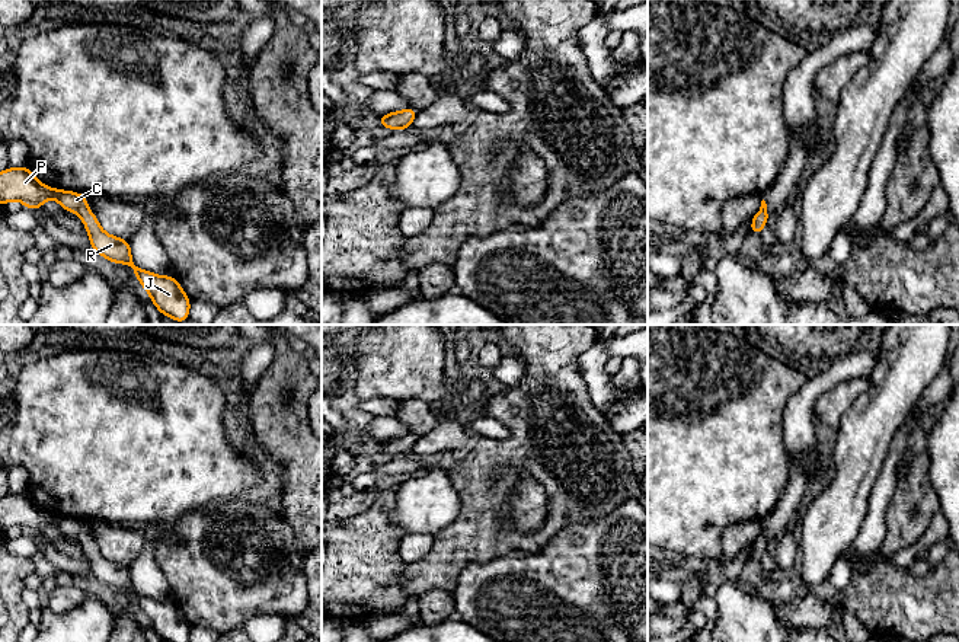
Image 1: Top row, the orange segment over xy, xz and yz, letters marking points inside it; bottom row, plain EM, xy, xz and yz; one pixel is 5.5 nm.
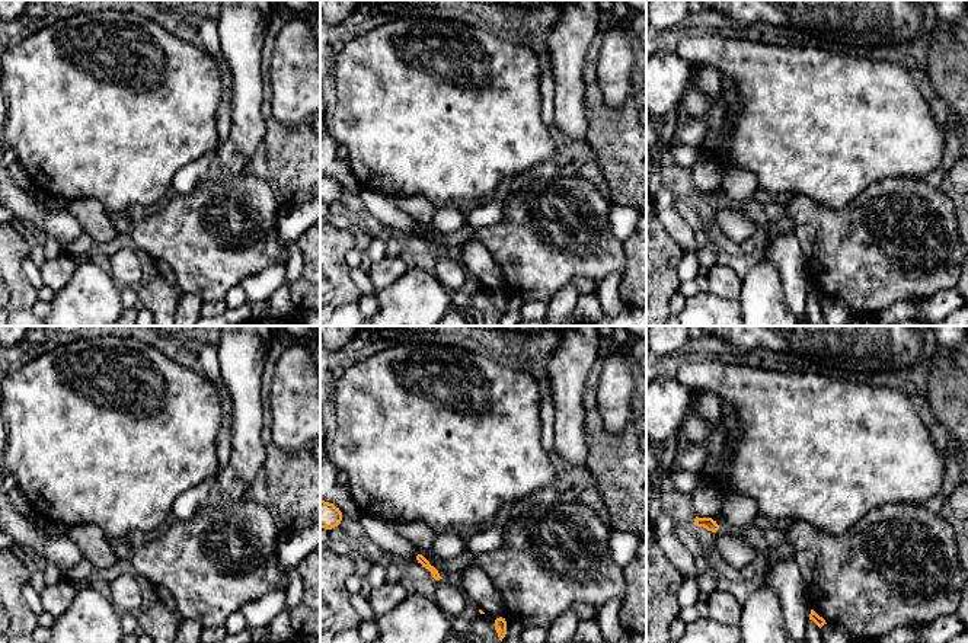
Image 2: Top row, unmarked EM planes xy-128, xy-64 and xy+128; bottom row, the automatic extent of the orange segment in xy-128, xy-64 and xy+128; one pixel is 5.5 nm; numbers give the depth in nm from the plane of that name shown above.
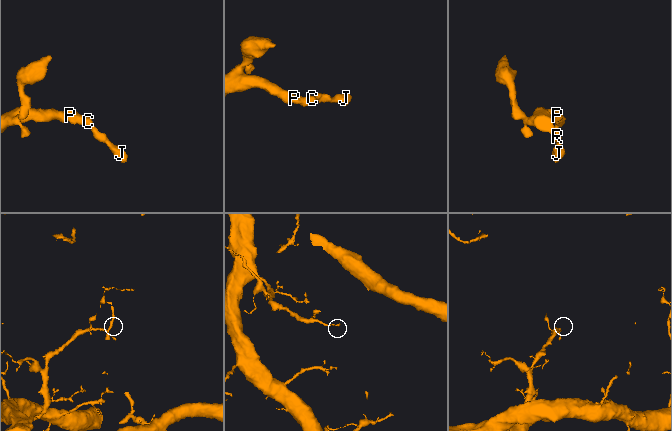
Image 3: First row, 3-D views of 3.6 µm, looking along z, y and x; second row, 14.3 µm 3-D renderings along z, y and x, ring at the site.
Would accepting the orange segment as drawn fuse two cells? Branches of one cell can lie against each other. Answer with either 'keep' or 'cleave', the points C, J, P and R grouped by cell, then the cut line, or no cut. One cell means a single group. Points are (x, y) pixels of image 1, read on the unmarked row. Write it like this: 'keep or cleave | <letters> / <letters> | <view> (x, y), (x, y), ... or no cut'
keep | C J P R | no cut

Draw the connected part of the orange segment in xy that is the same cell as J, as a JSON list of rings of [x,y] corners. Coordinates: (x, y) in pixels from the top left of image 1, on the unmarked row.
[[[9,494],[0,498],[0,530],[19,526],[23,533],[39,536],[48,526],[54,524],[65,537],[80,542],[87,556],[90,572],[105,585],[115,590],[127,590],[138,609],[150,620],[150,626],[160,636],[162,642],[189,642],[191,626],[173,604],[173,601],[160,603],[150,597],[138,594],[131,584],[128,566],[105,559],[100,549],[89,536],[86,521],[63,515],[54,515],[41,510],[25,494]]]

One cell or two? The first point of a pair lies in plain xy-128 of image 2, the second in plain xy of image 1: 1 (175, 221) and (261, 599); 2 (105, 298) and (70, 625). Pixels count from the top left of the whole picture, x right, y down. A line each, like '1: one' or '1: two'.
1: one
2: one

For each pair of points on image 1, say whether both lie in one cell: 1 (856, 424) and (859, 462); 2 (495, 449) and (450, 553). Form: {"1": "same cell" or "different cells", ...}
{"1": "same cell", "2": "same cell"}

